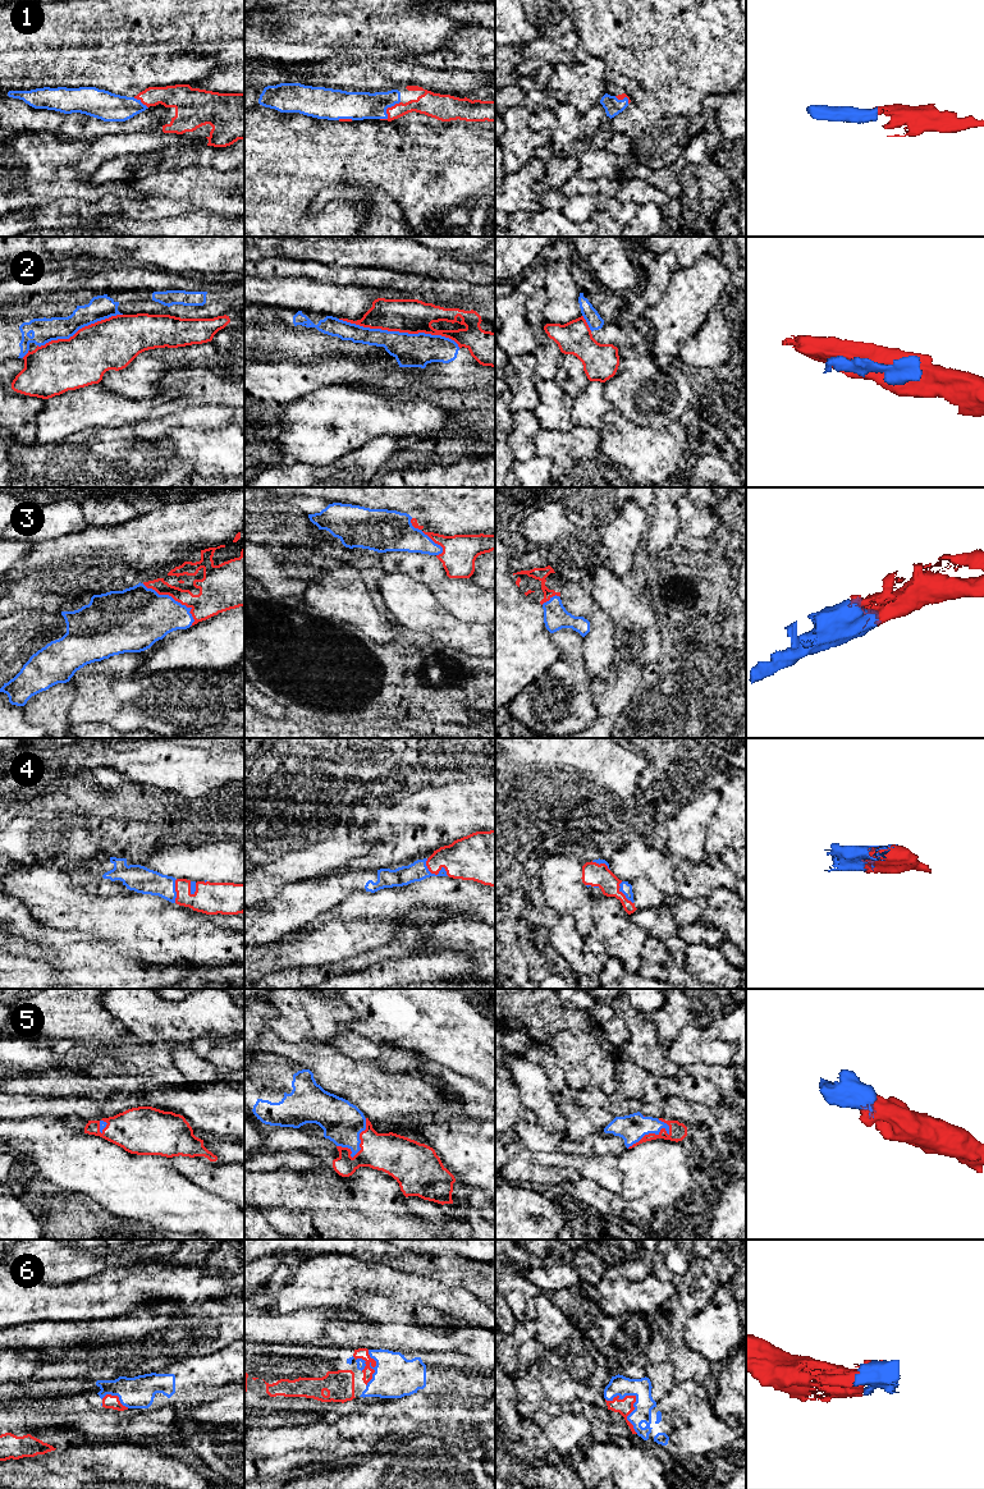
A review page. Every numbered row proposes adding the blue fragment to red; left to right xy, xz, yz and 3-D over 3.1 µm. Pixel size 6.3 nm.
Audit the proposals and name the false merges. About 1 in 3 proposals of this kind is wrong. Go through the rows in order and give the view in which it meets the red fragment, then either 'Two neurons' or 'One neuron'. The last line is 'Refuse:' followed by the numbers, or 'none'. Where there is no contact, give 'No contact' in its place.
1: Touches red in xz. One neuron
2: Touches red in xz. Two neurons
3: Touches red in xy. One neuron
4: Touches red in xz. One neuron
5: Touches red in yz. One neuron
6: Touches red in yz. One neuron
Refuse: 2

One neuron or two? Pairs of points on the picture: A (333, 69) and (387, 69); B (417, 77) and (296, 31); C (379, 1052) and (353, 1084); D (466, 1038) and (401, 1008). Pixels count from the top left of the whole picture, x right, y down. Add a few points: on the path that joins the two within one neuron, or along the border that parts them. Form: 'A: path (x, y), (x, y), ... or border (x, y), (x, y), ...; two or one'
A: path (346, 70), (374, 70); one
B: border (398, 55), (394, 58), (355, 59); two
C: border (342, 1054), (375, 1062), (389, 1073), (399, 1073); two
D: path (449, 1031), (438, 1029), (426, 1017), (417, 1015); one

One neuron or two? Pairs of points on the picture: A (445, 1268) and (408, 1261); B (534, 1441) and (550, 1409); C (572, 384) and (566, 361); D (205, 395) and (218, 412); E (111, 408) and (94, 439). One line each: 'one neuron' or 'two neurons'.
A: one neuron
B: two neurons
C: one neuron
D: two neurons
E: two neurons

